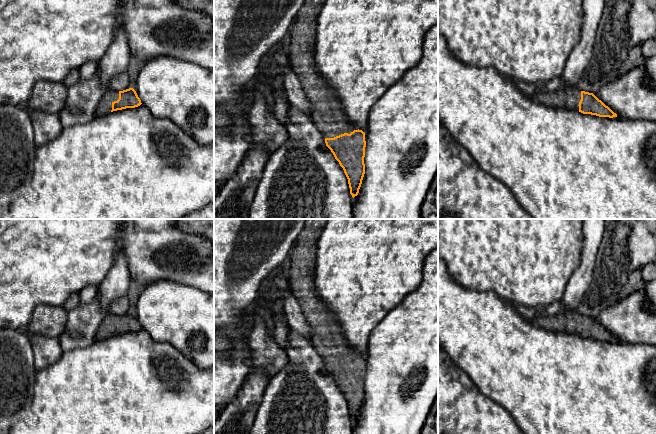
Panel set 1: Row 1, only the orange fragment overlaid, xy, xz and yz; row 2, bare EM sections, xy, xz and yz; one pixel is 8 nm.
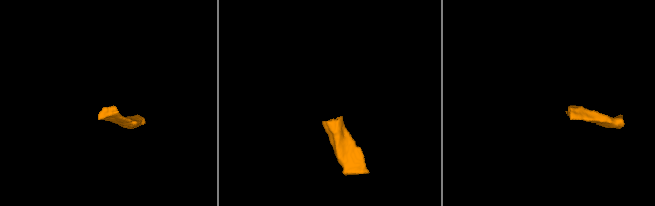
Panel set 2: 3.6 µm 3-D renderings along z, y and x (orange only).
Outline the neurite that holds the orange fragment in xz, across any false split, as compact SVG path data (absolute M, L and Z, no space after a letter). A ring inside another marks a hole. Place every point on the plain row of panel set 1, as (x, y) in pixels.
M306 219L285 271L291 291L309 324L310 343L343 392L354 422L359 417L365 398L365 357L347 343L335 315L317 295L315 287L317 245L327 220Z

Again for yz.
M564 312L557 315L538 315L530 320L534 325L549 331L579 335L599 341L617 341L608 330L593 317L578 312Z

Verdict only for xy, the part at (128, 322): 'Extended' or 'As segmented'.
Extended

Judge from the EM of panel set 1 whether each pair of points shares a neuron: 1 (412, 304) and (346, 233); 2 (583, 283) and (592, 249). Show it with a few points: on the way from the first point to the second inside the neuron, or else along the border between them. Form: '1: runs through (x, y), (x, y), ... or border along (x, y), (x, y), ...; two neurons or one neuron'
1: border along (421, 280), (421, 283), (388, 313); two neurons
2: runs through (583, 275), (588, 264), (588, 257); one neuron

